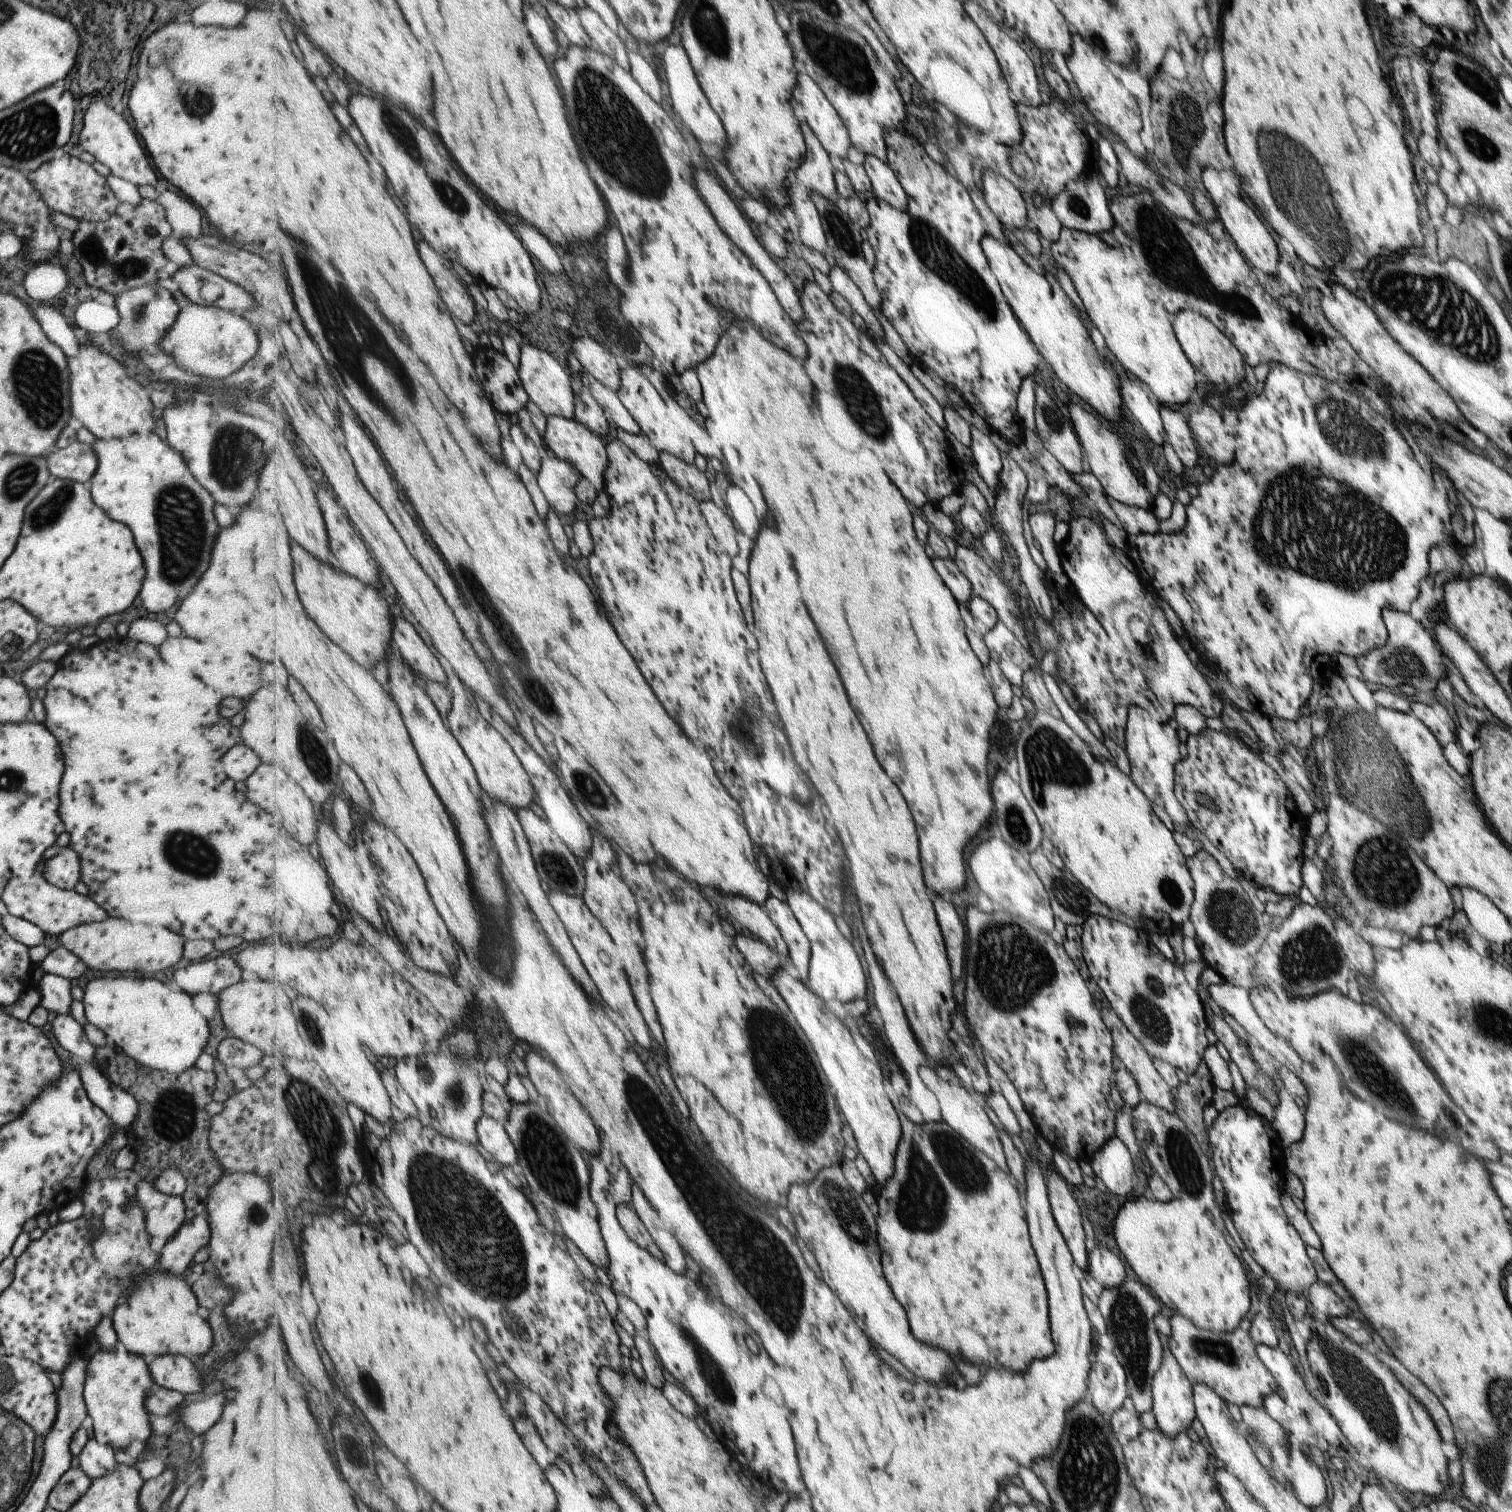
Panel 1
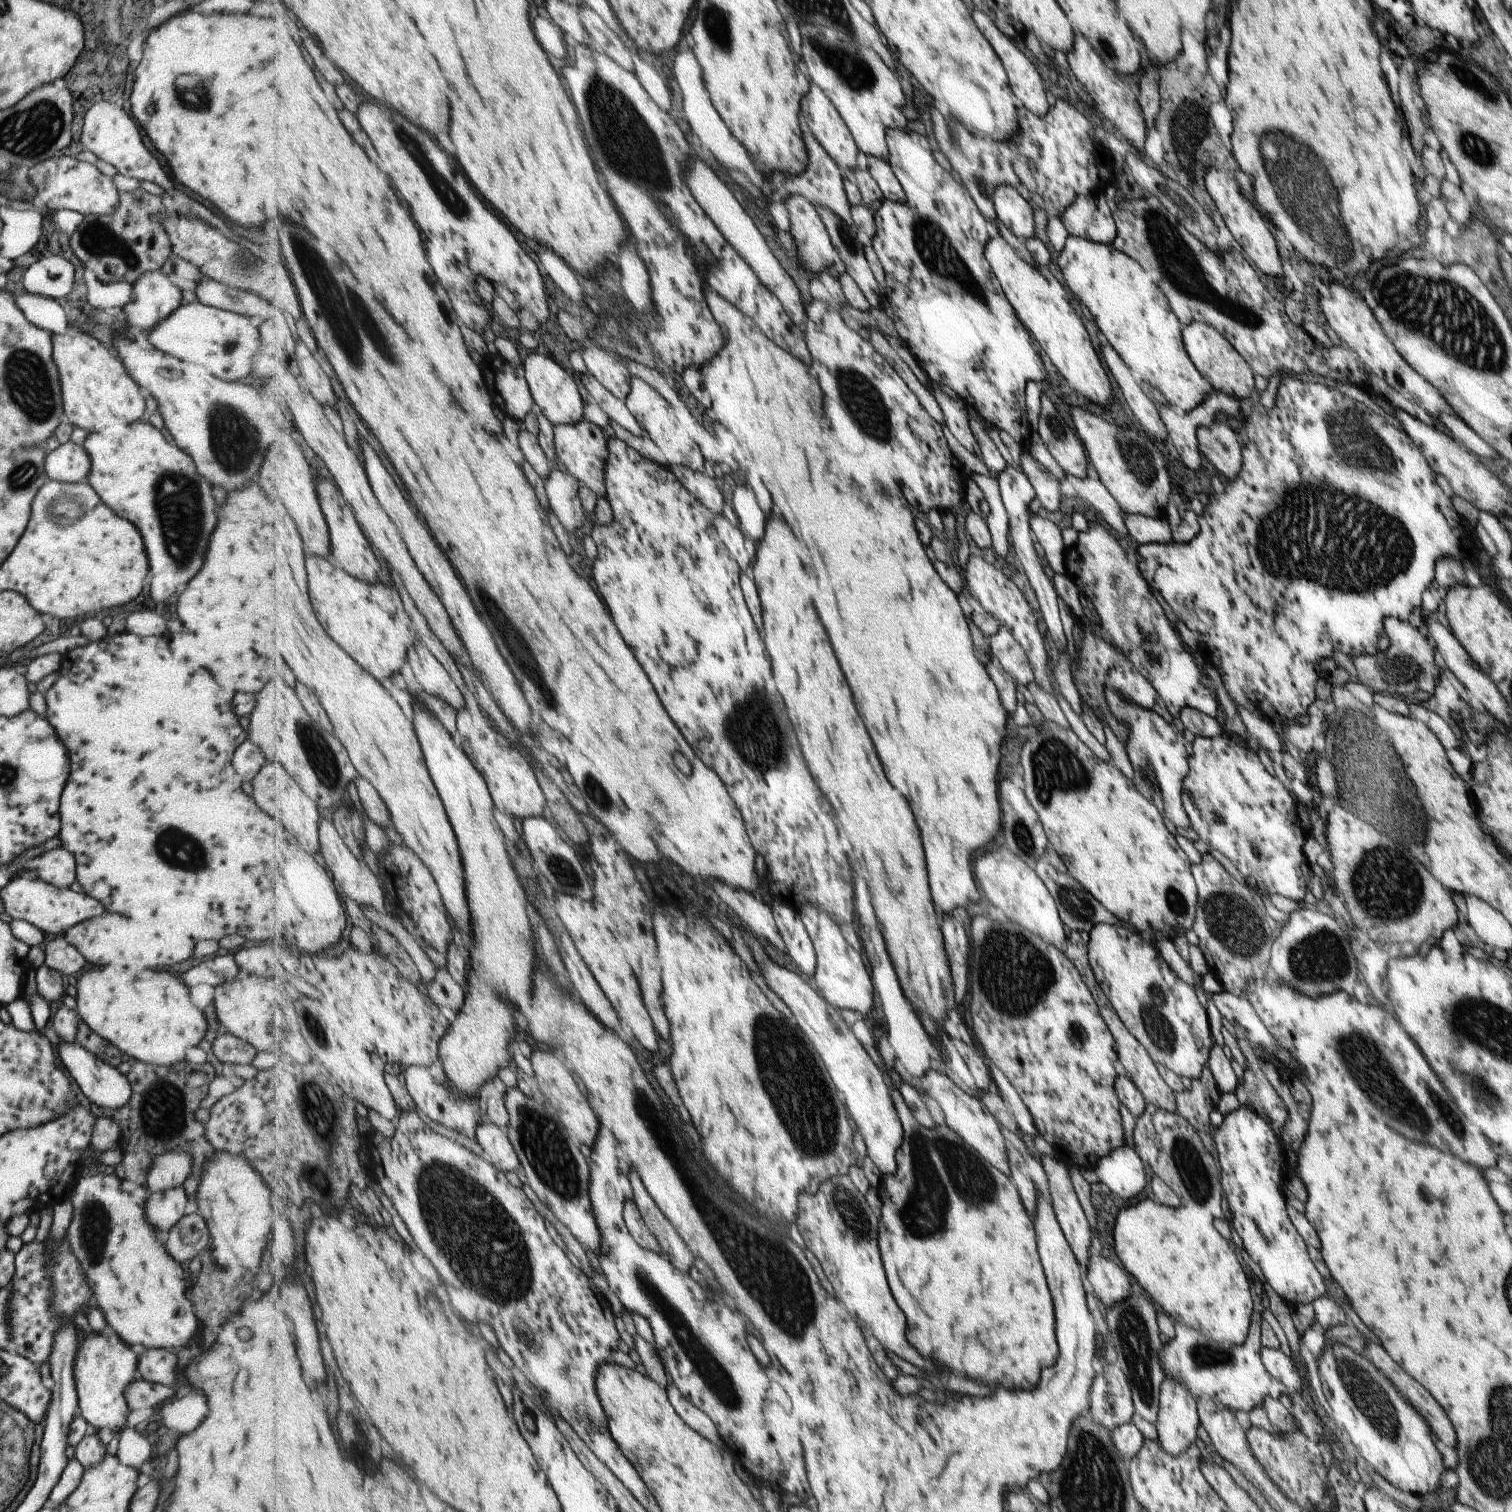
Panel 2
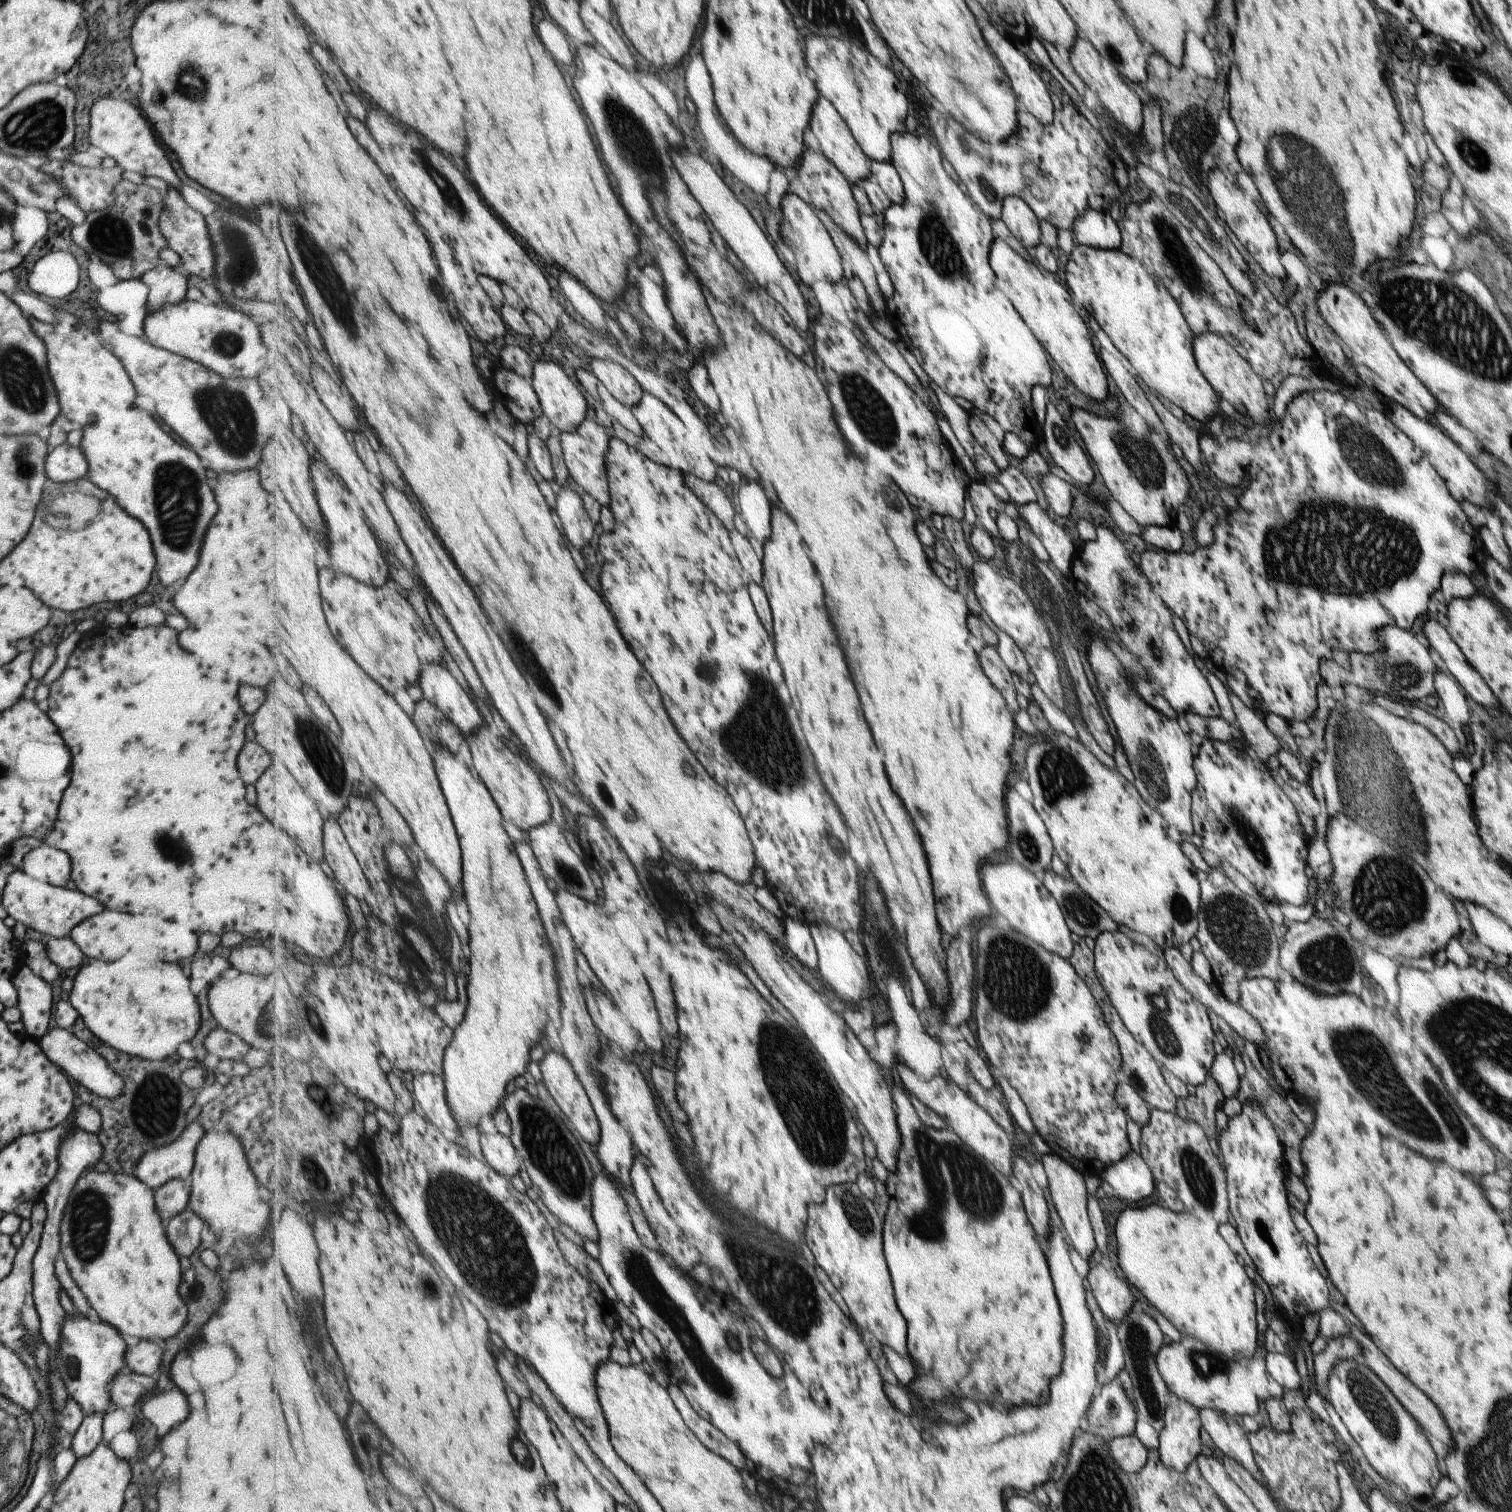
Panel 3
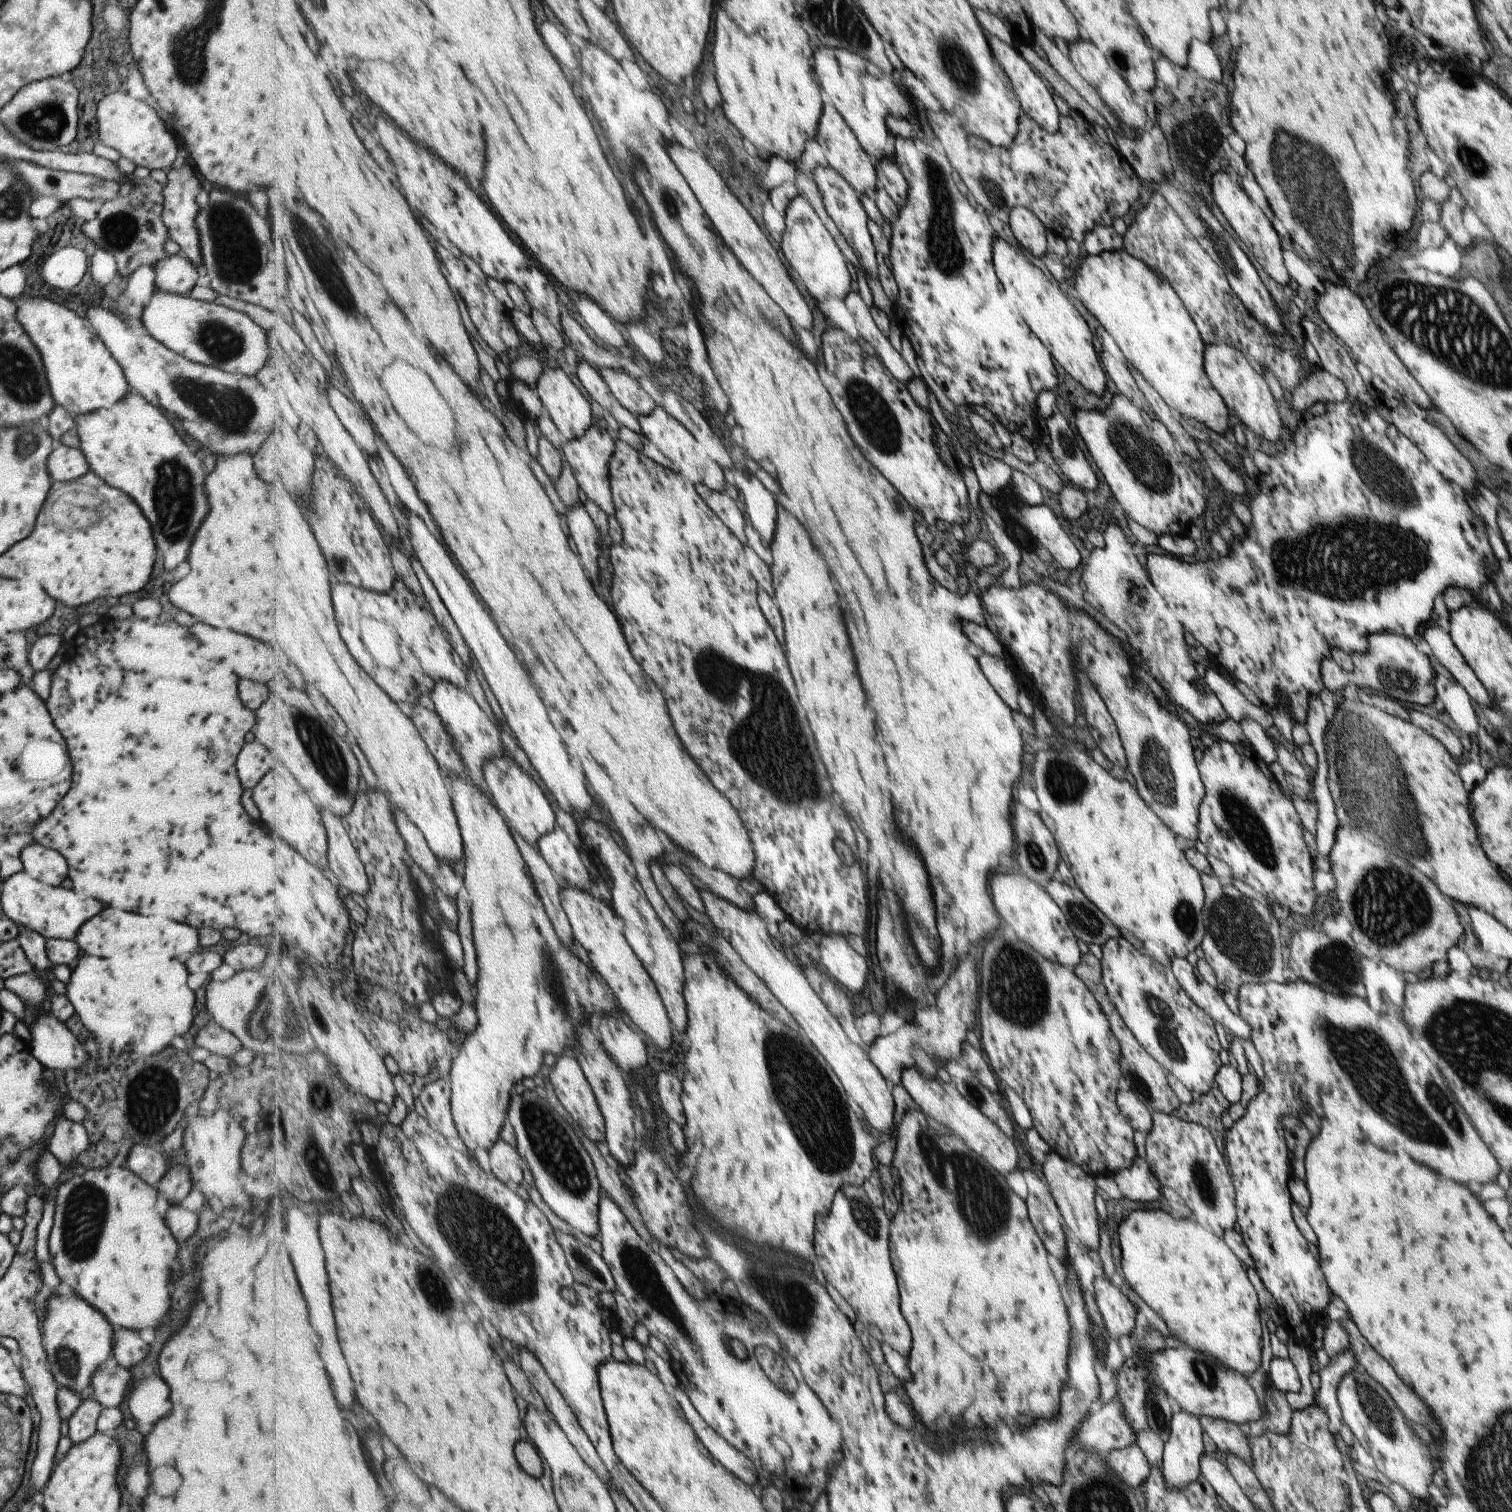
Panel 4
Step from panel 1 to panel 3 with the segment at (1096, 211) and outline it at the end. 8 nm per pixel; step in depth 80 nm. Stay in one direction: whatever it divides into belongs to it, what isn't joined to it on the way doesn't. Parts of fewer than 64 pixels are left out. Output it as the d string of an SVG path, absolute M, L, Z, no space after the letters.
M1087 209L1073 221L1071 234L1075 243L1094 249L1117 249L1120 232L1109 213Z

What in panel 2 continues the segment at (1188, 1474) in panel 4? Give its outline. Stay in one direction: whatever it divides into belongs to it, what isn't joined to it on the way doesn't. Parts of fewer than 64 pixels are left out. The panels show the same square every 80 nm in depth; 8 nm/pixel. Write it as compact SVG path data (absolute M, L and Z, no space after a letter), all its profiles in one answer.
M1164 1376L1154 1422L1156 1440L1162 1449L1172 1457L1185 1452L1187 1447L1199 1442L1195 1435L1199 1424L1194 1398L1182 1383Z

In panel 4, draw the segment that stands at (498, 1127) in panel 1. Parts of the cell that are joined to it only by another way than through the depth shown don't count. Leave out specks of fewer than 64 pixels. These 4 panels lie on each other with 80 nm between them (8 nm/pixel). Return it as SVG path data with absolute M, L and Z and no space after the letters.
M501 1140L490 1150L489 1162L493 1175L504 1182L513 1191L517 1186L525 1185L523 1176L523 1159L517 1149Z

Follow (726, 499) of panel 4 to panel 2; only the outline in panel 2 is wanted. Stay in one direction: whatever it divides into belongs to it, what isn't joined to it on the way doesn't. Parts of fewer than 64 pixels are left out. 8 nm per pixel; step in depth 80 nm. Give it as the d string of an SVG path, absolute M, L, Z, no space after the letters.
M671 465L675 476L685 485L685 488L700 500L707 508L710 508L717 517L731 516L731 512L725 504L723 492L715 483L715 479L705 476L704 473L693 472L687 467Z

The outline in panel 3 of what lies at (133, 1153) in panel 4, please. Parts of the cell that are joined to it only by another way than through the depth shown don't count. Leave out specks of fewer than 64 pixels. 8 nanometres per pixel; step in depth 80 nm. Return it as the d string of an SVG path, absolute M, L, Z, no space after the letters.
M196 1118L173 1142L143 1152L136 1160L134 1175L151 1190L167 1180L189 1178L194 1148L202 1134Z

